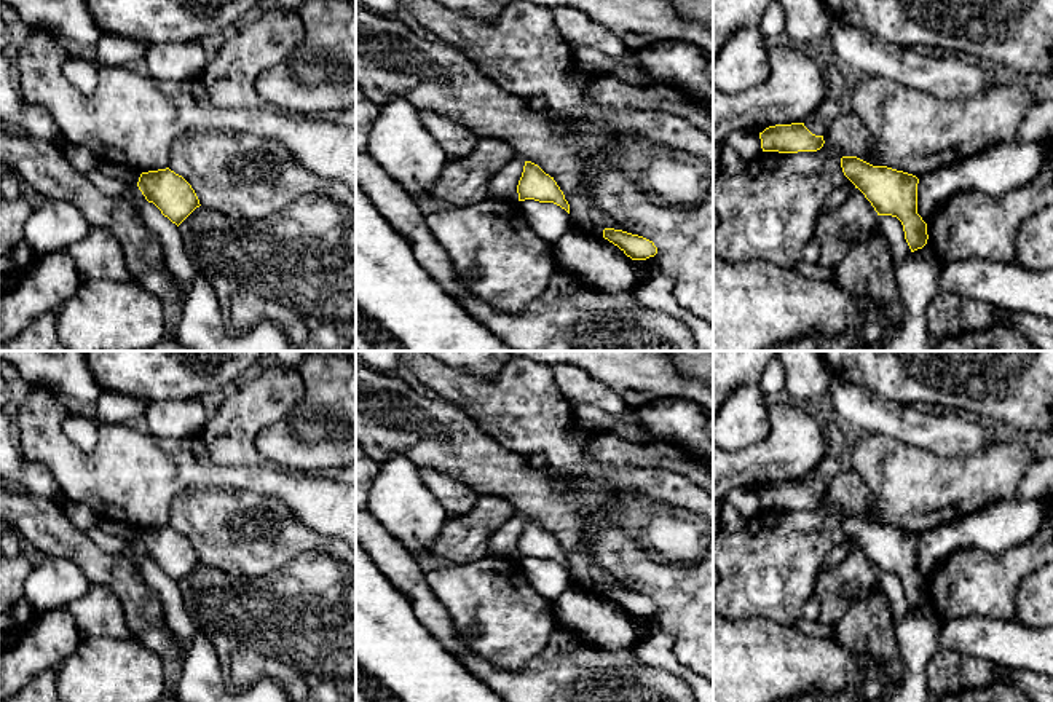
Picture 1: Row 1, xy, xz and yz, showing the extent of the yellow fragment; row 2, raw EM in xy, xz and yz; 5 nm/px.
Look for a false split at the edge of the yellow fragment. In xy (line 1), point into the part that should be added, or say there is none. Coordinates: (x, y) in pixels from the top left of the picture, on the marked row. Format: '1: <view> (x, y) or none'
1: none

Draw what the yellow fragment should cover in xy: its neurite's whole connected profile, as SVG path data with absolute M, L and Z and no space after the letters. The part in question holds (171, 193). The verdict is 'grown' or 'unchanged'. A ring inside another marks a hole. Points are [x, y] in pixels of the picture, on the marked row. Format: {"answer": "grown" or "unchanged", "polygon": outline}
{"answer": "unchanged", "polygon": "M169 168L142 172L137 187L177 227L201 206L191 185Z"}

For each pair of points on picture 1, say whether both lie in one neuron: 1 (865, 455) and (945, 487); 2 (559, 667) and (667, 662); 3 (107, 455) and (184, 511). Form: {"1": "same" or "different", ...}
{"1": "same", "2": "different", "3": "different"}

